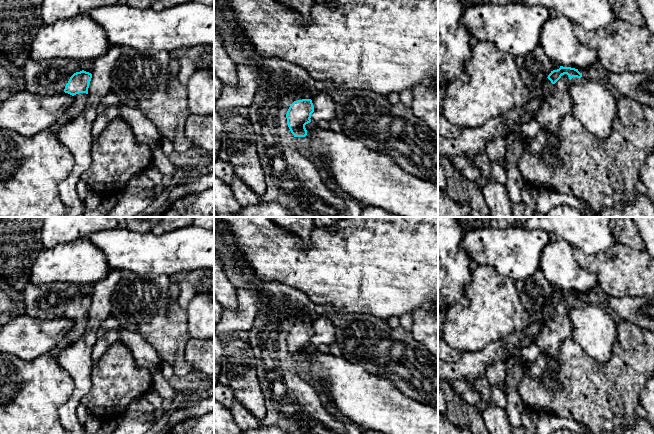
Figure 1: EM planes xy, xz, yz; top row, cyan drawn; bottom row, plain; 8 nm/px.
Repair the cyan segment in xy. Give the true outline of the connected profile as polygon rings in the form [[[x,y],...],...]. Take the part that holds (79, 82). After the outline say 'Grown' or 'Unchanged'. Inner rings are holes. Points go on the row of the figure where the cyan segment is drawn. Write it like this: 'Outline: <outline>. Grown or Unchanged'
Outline: [[[84,70],[76,72],[70,77],[64,92],[72,95],[74,102],[65,110],[63,120],[72,120],[83,111],[88,99],[91,78],[92,74]]]. Grown

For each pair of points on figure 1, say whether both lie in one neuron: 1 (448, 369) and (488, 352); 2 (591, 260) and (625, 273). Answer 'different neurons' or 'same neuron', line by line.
1: same neuron
2: same neuron

